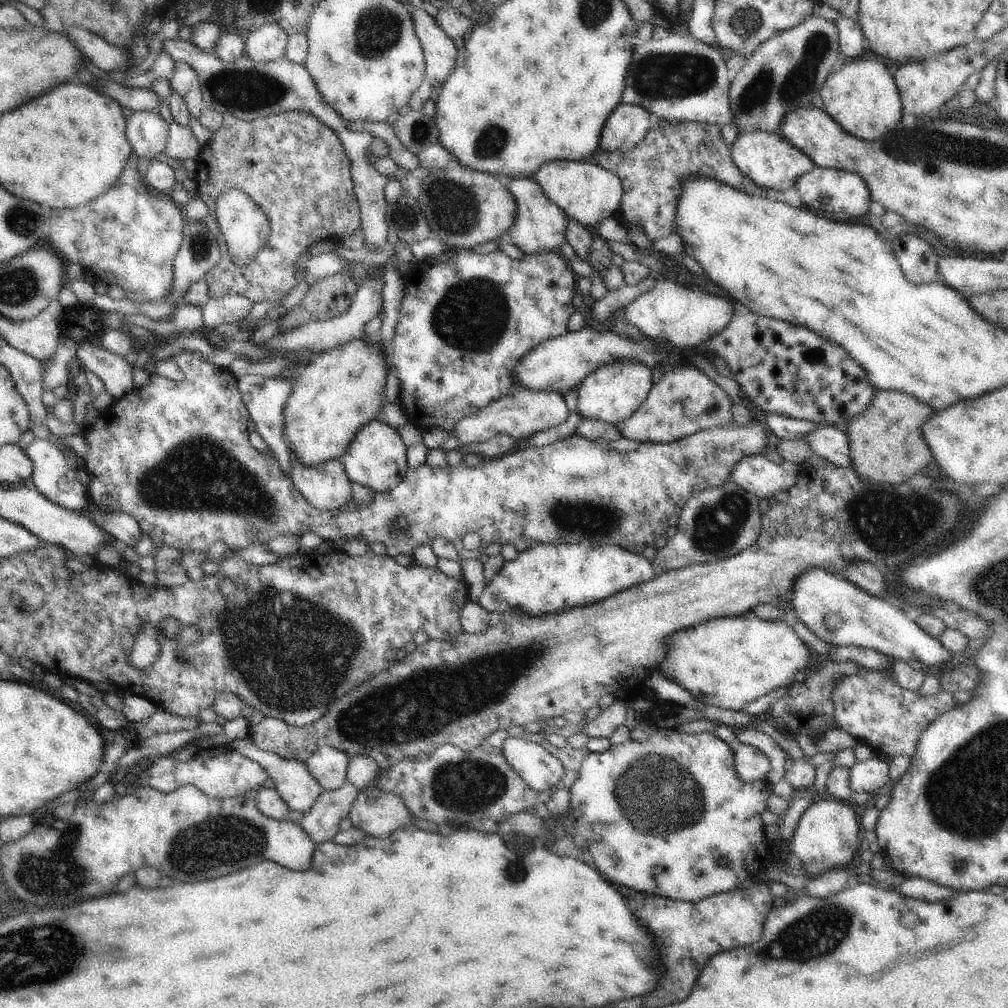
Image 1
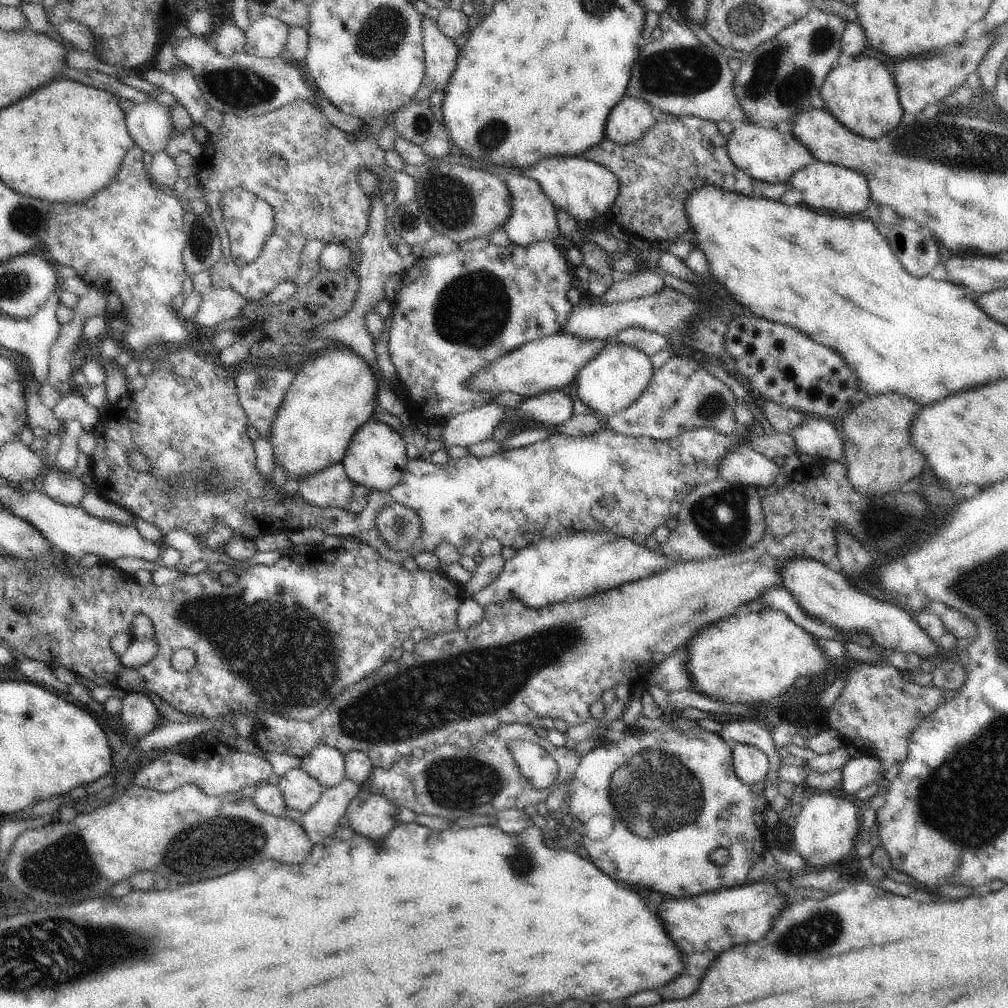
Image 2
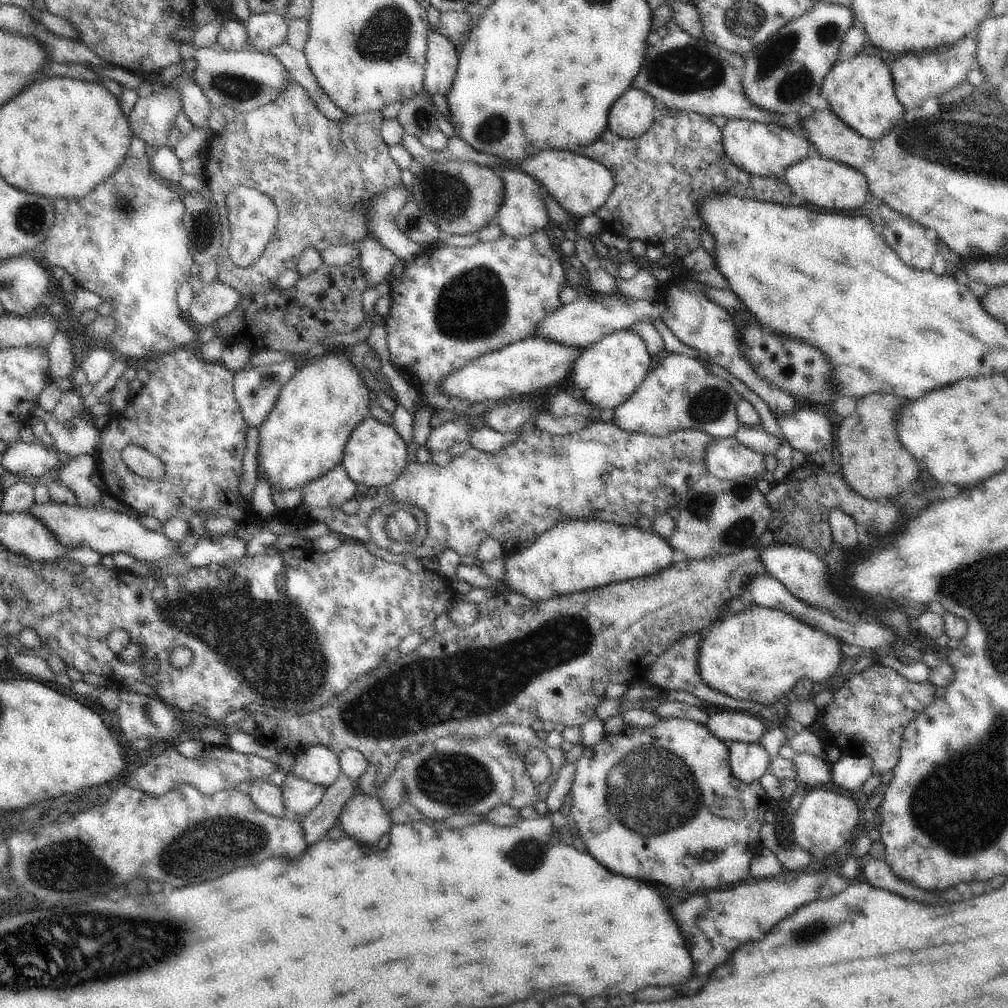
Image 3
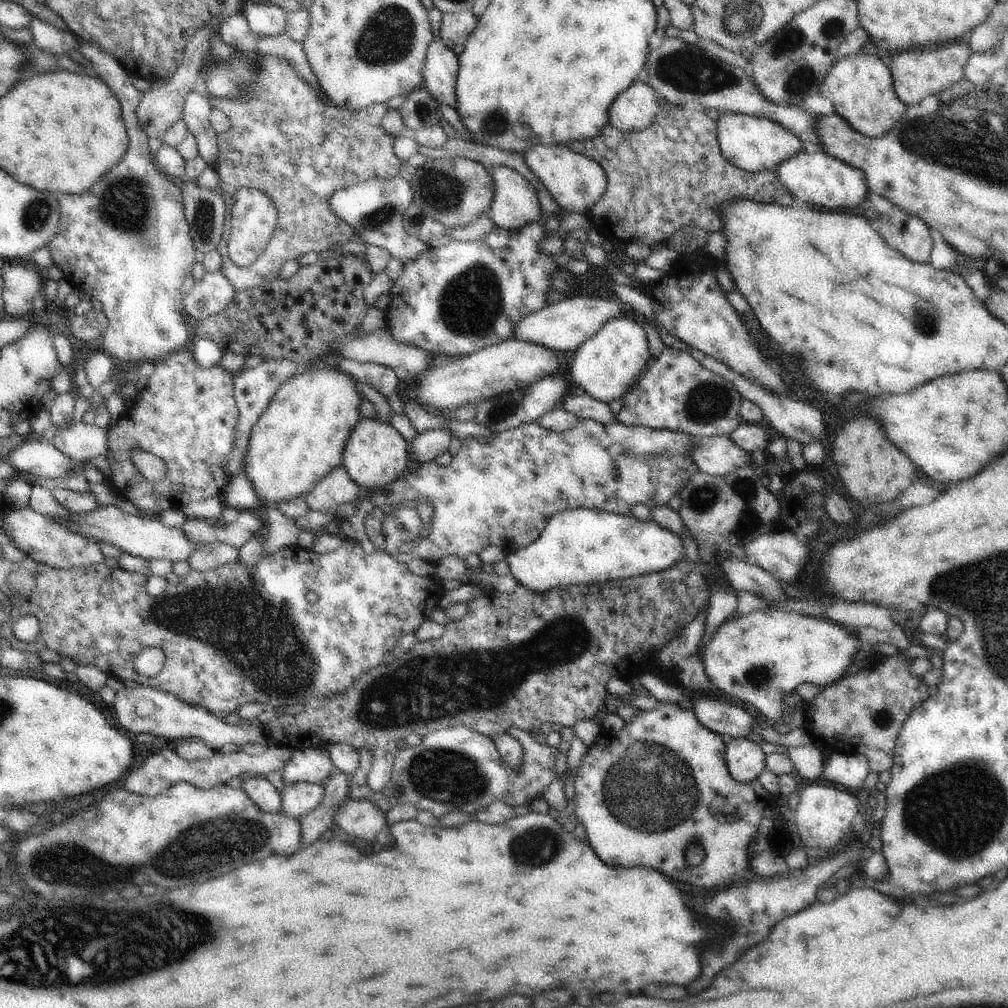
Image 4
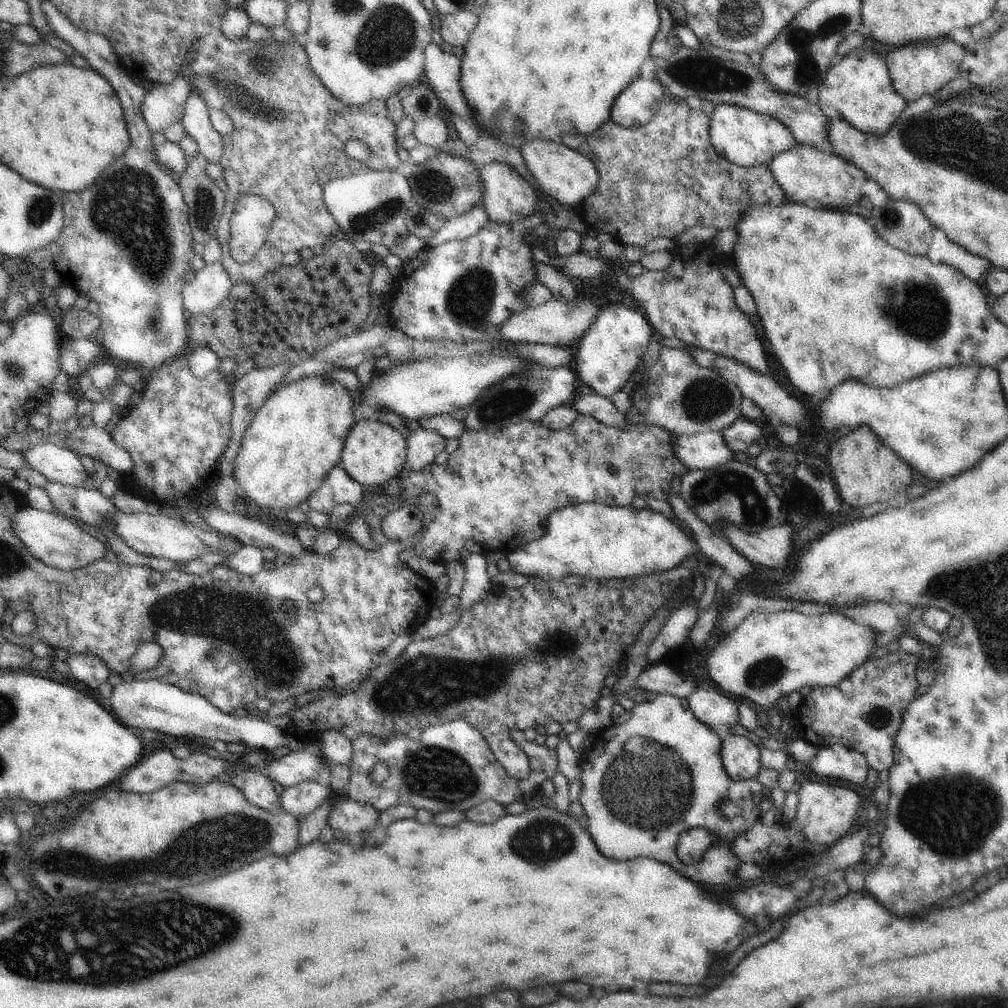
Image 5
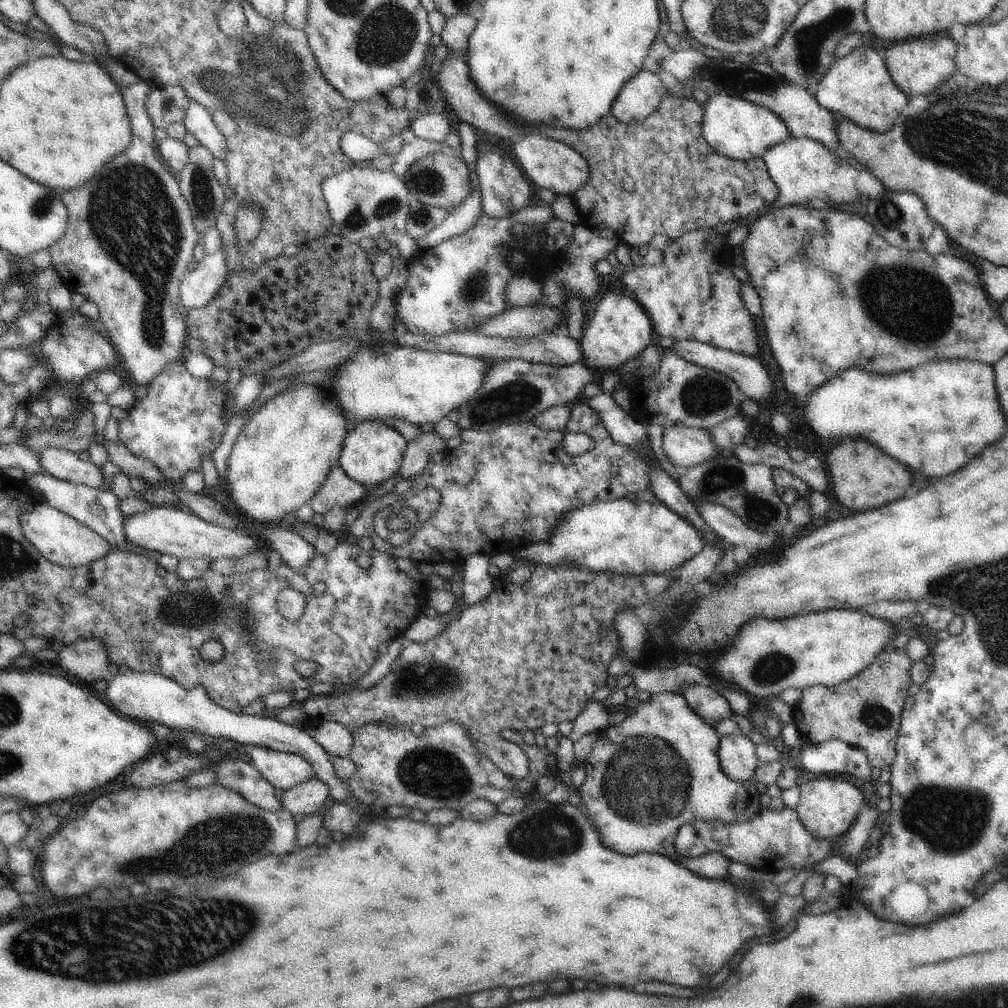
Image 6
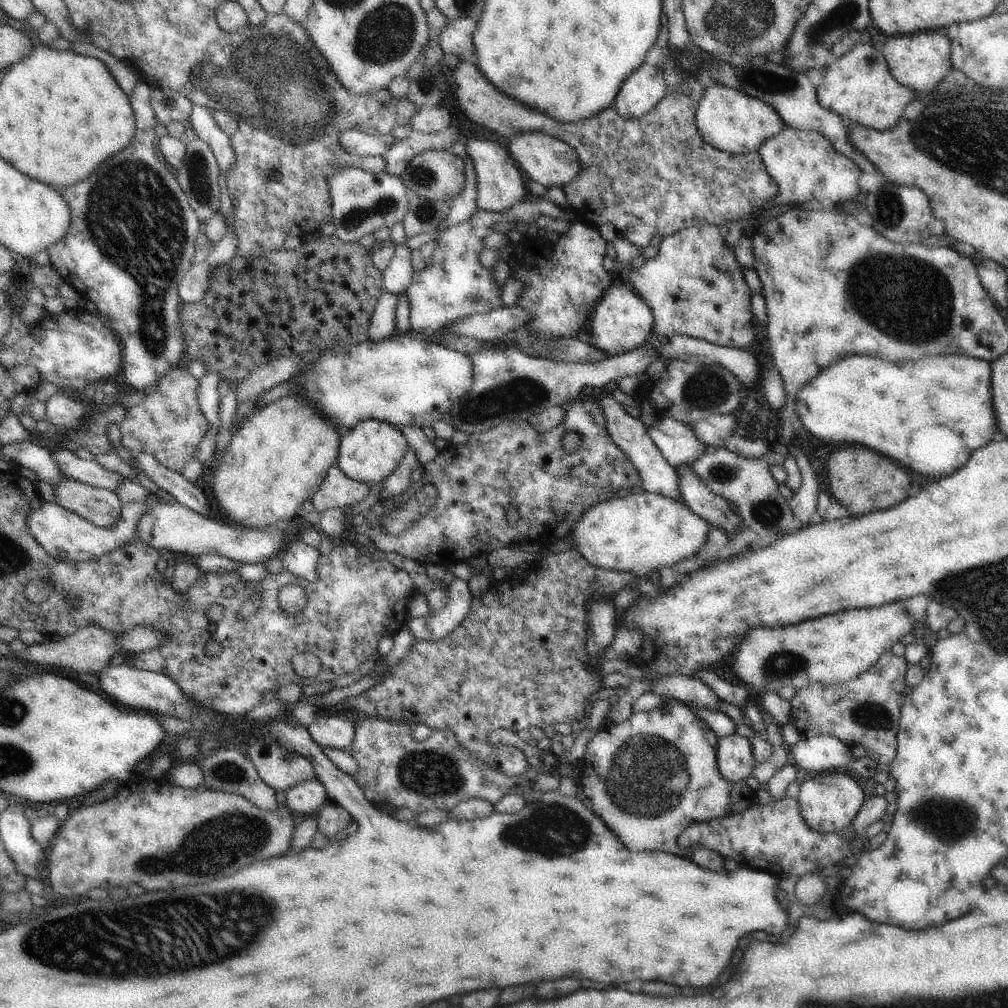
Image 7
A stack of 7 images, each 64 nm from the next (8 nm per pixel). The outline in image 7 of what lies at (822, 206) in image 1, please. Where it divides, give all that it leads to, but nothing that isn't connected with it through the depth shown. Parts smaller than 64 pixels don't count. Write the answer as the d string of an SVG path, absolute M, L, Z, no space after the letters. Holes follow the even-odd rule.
M784 125L784 130L766 140L759 150L767 173L773 182L779 186L779 193L762 208L748 214L744 222L744 236L751 237L759 226L758 218L777 205L802 205L803 202L812 200L832 200L834 204L848 202L860 194L858 178L860 178L860 168L847 156L842 156L840 152L834 150L834 145L826 136L820 136L818 132L812 130L792 130Z

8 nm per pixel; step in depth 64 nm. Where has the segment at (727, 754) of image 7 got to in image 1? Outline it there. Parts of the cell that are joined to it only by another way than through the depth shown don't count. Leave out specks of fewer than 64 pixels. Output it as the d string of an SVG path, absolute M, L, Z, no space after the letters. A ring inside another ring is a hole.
M738 743L733 747L735 768L740 779L746 783L762 781L771 771L770 759L755 746Z

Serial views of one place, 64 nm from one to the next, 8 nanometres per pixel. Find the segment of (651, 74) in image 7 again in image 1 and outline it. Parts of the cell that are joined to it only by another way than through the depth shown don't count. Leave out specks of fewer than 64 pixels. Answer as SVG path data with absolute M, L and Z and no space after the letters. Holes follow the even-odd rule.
M620 103L604 124L599 148L604 152L630 152L650 129L648 110Z

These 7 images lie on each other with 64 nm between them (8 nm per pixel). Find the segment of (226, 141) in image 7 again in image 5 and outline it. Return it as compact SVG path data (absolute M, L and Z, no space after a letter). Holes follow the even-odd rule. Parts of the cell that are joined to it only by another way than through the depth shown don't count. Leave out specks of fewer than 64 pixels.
M191 93L186 100L185 112L181 123L186 133L198 144L199 153L211 164L219 162L223 153L224 136L210 122L209 106L198 96Z

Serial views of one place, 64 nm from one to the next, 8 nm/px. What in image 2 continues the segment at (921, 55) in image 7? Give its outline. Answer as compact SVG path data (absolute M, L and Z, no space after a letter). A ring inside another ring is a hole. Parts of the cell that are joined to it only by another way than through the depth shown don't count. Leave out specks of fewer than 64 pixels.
M992 36L981 37L978 40L968 38L962 44L932 56L900 60L895 66L893 77L904 112L920 114L930 104L942 106L945 98L956 92L960 86L966 85L967 78L978 70L992 44Z

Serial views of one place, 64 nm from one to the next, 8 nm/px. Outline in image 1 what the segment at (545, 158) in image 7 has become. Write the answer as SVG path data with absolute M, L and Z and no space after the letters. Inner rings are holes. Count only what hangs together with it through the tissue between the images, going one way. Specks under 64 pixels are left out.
M554 160L544 164L533 178L544 194L557 204L567 216L583 227L592 229L607 218L616 216L624 196L621 180L600 165L571 160Z

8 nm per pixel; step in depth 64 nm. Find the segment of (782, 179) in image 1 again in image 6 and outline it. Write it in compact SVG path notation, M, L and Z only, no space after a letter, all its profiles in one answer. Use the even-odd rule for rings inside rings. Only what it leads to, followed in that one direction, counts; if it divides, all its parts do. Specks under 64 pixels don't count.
M716 94L706 102L699 112L702 124L702 136L716 152L732 160L750 162L755 158L764 158L768 148L790 138L786 123L764 106L756 106L744 98L732 98L726 94Z

